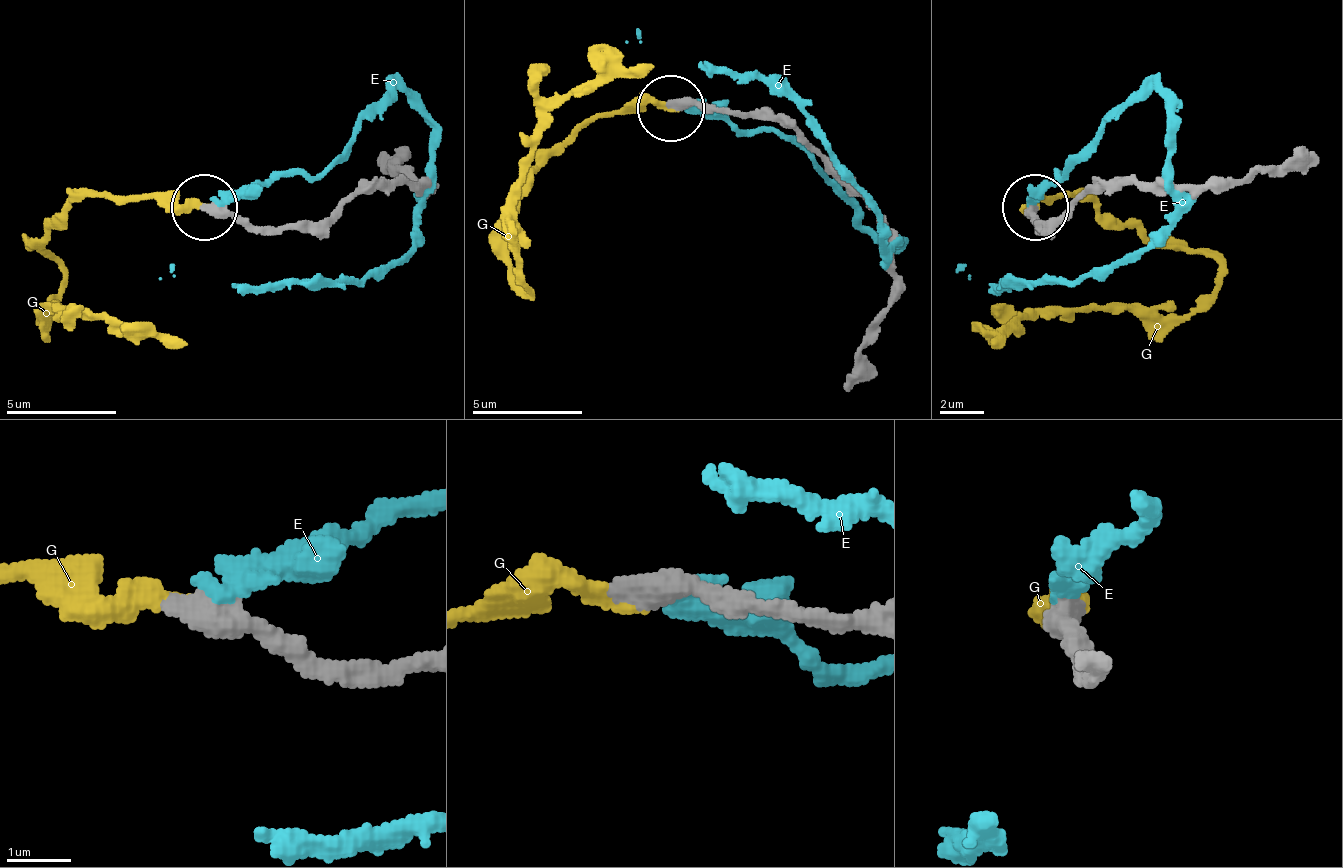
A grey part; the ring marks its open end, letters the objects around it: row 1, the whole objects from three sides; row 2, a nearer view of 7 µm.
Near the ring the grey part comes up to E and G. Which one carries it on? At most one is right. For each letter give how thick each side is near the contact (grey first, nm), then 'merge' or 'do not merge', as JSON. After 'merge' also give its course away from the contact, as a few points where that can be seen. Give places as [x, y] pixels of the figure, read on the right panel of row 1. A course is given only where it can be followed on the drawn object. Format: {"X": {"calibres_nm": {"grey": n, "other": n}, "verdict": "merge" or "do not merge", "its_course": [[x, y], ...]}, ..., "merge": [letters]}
{"E": {"calibres_nm": {"grey": 550, "other": 400}, "verdict": "do not merge"}, "G": {"calibres_nm": {"grey": 480, "other": 260}, "verdict": "merge", "its_course": [[1034, 205], [1083, 194], [1160, 244], [1204, 249], [1221, 271], [1182, 315], [1061, 310], [990, 343]]}, "merge": ["G"]}

